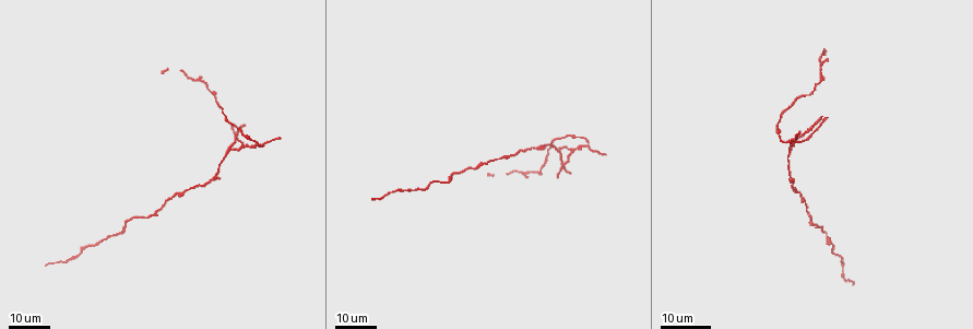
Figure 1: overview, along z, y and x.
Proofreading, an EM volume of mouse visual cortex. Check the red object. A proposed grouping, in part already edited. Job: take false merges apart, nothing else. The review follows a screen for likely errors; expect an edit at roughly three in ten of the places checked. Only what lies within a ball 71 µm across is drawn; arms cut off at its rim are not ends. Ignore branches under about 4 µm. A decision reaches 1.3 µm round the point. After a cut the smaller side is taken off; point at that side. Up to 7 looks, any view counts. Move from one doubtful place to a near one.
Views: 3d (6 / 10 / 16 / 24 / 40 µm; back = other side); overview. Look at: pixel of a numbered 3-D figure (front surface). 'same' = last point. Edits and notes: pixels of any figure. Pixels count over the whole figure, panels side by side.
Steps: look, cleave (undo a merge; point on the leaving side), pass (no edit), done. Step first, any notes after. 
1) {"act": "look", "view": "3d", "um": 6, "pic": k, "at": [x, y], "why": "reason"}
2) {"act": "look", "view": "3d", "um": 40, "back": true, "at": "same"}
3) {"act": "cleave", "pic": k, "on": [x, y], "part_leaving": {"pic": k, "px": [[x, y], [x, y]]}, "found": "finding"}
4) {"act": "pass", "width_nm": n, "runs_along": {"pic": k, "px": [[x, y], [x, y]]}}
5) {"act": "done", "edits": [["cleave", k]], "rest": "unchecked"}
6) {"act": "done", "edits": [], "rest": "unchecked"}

{"act": "look", "view": "3d", "um": 16, "pic": 1, "at": [227, 148], "why": "three arms meet"}

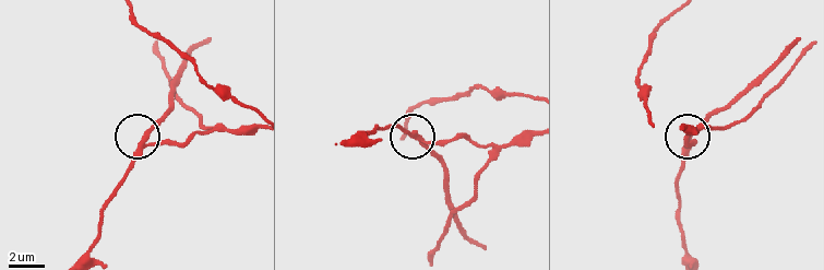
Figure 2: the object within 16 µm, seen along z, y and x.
{"act": "look", "view": "3d", "um": 10, "pic": 2, "at": [145, 140], "why": "closer look"}

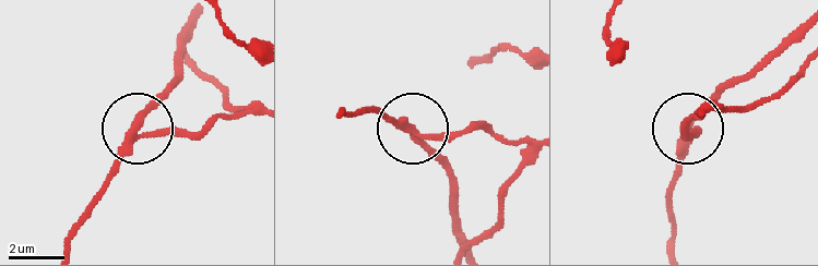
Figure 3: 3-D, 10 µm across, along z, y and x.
{"act": "cleave", "pic": 3, "on": [146, 111], "side_arm_um": 10, "found": "two neurons meet here"}

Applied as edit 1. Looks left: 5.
{"act": "look", "view": "3d", "um": 24, "pic": 1, "at": [799, 141], "why": "three arms meet"}

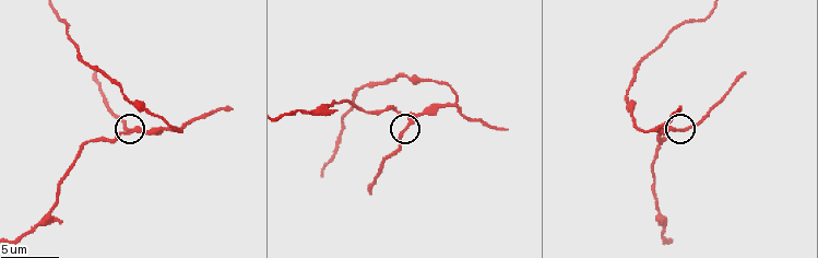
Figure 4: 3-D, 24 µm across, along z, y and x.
{"act": "look", "view": "3d", "um": 10, "pic": 4, "at": [410, 124]}

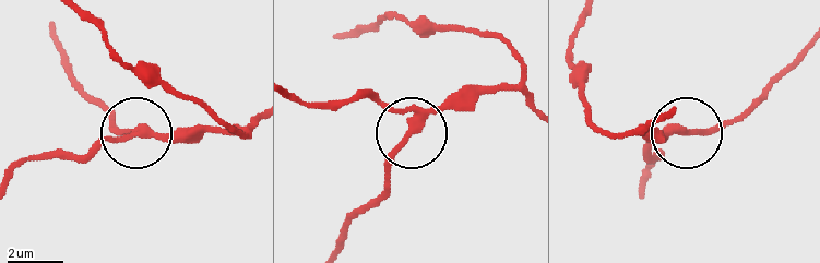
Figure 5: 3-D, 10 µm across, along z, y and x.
{"act": "pass", "arms": 3, "runs_along": {"pic": 5, "px": [[292, 96], [369, 98], [397, 112], [410, 133], [385, 188]]}, "found": "all the same neuron"}

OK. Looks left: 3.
{"act": "look", "view": "3d", "um": 10, "pic": 4, "at": [456, 104], "why": "three-way junction"}

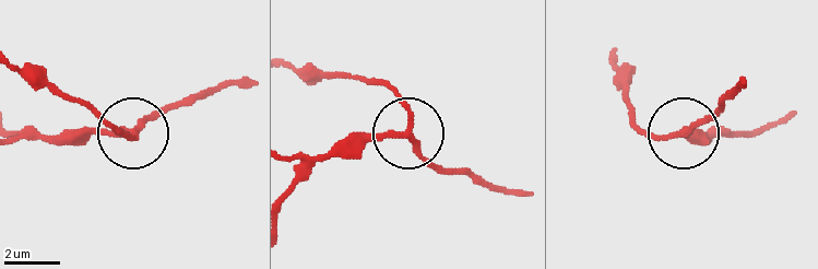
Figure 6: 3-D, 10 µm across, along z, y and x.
{"act": "look", "view": "3d", "um": 10, "back": true, "pic": 6, "at": [132, 132], "why": "from behind"}

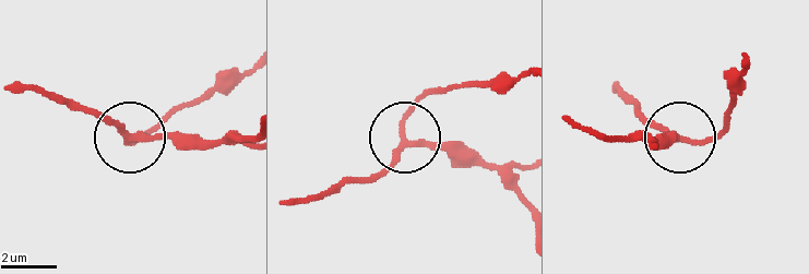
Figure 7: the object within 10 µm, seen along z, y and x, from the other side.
{"act": "pass", "arms": 3, "found": "one neuron here"}

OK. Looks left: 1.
{"act": "done", "edits": [["cleave", 3]], "rest": "unchecked"}

